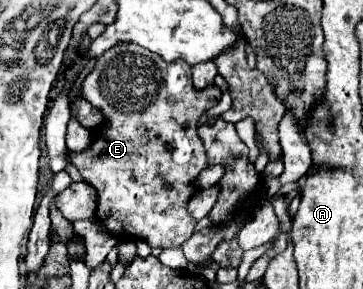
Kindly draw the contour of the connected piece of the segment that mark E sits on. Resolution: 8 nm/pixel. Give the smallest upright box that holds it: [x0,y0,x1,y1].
[70,44,222,248]

